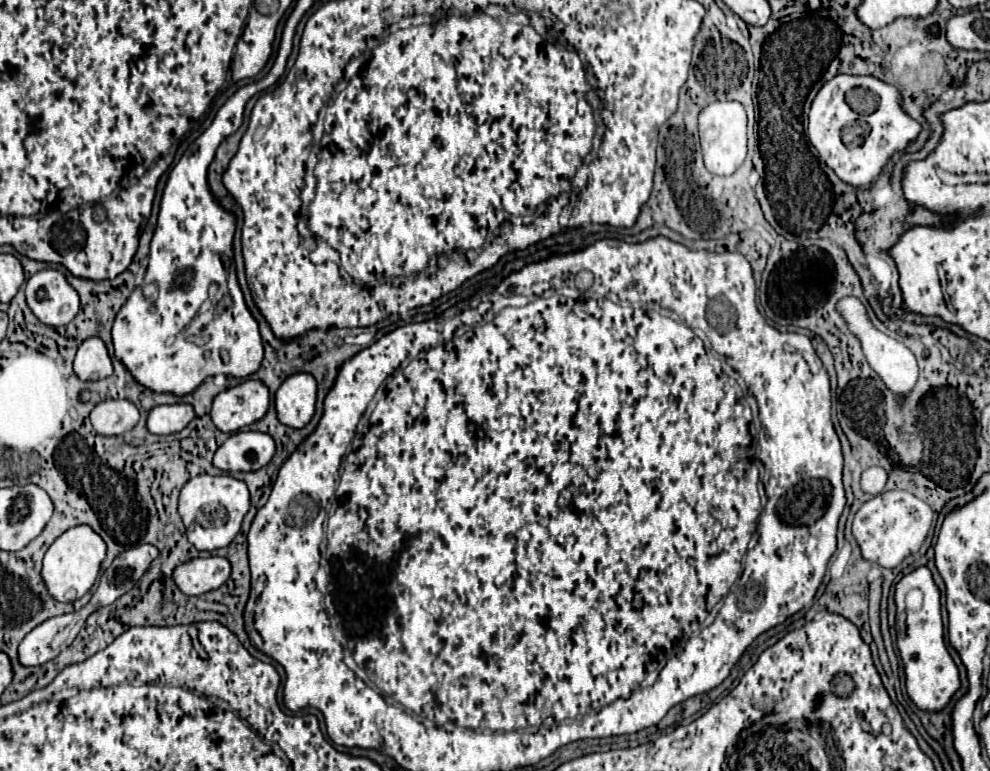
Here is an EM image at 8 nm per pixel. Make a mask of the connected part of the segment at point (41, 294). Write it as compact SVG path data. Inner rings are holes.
M55 269L35 273L25 285L27 305L33 315L51 327L67 325L79 313L79 295Z

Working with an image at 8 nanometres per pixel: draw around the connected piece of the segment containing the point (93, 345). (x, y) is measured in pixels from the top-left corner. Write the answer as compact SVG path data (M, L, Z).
M89 337L81 343L73 361L73 371L81 381L99 381L113 373L111 357L99 337Z

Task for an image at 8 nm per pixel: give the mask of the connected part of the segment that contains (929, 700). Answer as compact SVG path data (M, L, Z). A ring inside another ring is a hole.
M919 567L913 573L905 575L897 587L895 587L895 603L897 611L905 611L905 623L899 627L897 635L897 645L901 651L901 659L905 665L905 677L907 677L907 693L911 701L923 709L923 711L941 711L949 705L951 697L957 693L961 687L959 681L959 671L957 665L953 663L945 639L943 639L943 623L941 623L941 593L939 587L933 581L933 575L927 567ZM911 589L921 589L923 591L923 605L917 613L905 609L905 595Z

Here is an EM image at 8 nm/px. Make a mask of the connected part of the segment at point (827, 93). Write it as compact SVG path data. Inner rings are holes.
M839 75L827 81L827 85L823 85L823 89L817 93L811 105L807 129L809 139L817 147L821 159L837 173L841 181L853 185L859 191L869 191L877 181L877 177L881 175L887 161L895 153L905 151L909 143L913 143L921 133L921 125L903 111L901 93L895 85L889 85L875 77L855 77L855 75Z

